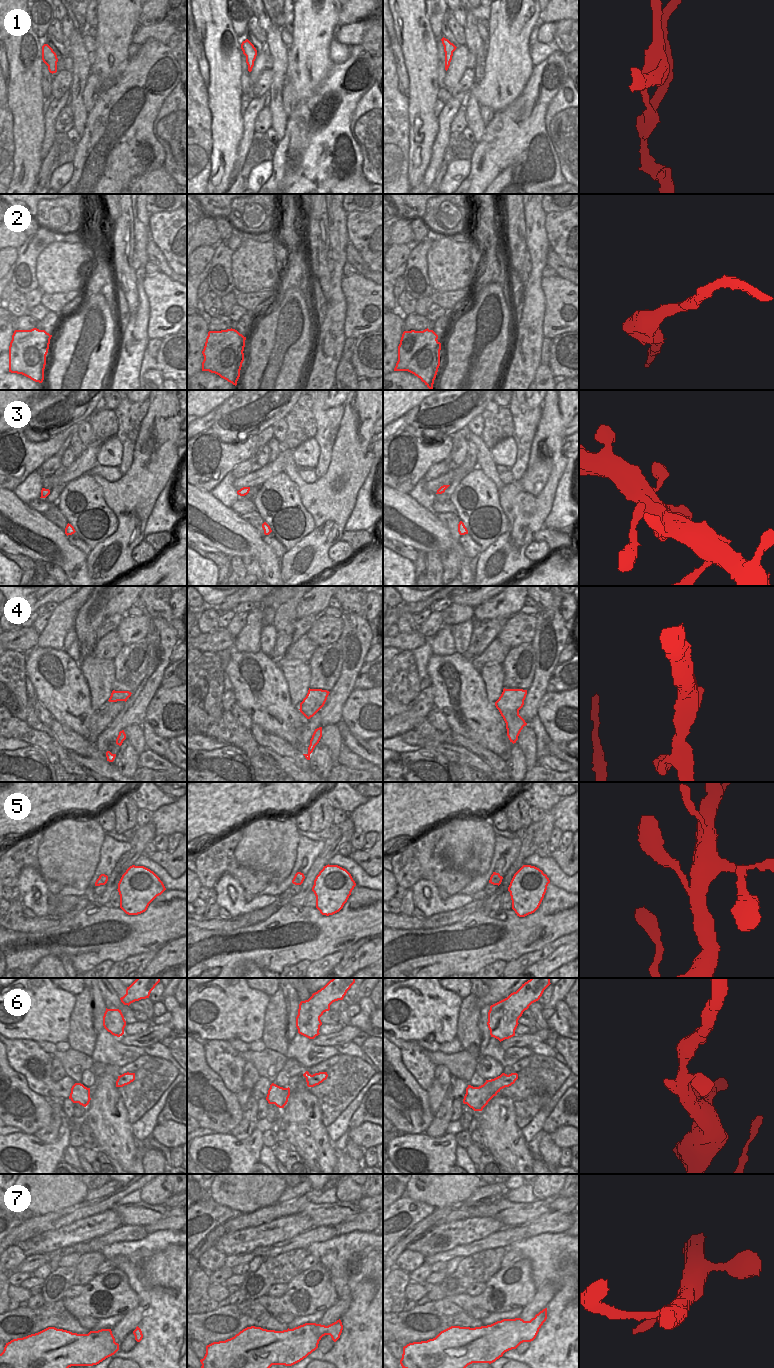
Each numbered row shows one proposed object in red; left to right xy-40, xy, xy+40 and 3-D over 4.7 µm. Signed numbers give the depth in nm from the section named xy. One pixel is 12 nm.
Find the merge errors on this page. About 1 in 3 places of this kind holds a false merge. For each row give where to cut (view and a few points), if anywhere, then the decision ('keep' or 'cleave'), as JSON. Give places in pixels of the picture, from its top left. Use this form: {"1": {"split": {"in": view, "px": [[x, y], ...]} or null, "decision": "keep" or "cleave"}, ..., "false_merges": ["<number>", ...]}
{"1": {"split": null, "decision": "keep"}, "2": {"split": null, "decision": "keep"}, "3": {"split": null, "decision": "keep"}, "4": {"split": null, "decision": "keep"}, "5": {"split": null, "decision": "keep"}, "6": {"split": null, "decision": "keep"}, "7": {"split": null, "decision": "keep"}, "false_merges": []}

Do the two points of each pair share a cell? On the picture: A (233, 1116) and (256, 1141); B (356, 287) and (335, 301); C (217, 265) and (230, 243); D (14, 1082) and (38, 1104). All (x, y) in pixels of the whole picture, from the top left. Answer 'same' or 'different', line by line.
A: different
B: different
C: same
D: same

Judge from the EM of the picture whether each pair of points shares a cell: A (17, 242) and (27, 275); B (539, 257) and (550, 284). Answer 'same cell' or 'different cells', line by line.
A: different cells
B: different cells

